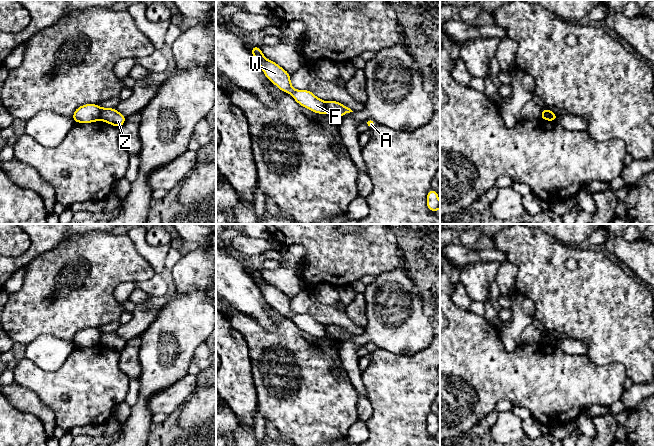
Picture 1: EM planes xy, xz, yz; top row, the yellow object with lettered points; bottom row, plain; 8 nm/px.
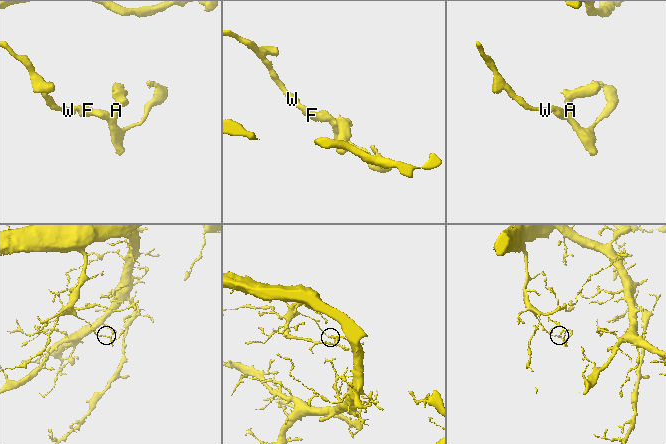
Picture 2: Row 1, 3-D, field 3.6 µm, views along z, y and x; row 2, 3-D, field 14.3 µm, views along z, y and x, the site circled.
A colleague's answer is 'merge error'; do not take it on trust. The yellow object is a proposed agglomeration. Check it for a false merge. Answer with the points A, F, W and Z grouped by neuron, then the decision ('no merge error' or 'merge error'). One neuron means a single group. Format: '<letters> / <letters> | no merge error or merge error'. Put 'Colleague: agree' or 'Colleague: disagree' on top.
Colleague: agree
A Z / F W | merge error

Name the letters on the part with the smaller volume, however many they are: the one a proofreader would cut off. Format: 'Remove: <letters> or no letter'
Remove: A, Z

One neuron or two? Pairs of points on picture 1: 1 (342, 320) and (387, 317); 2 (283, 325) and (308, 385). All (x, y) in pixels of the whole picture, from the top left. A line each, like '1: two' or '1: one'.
1: two
2: one

